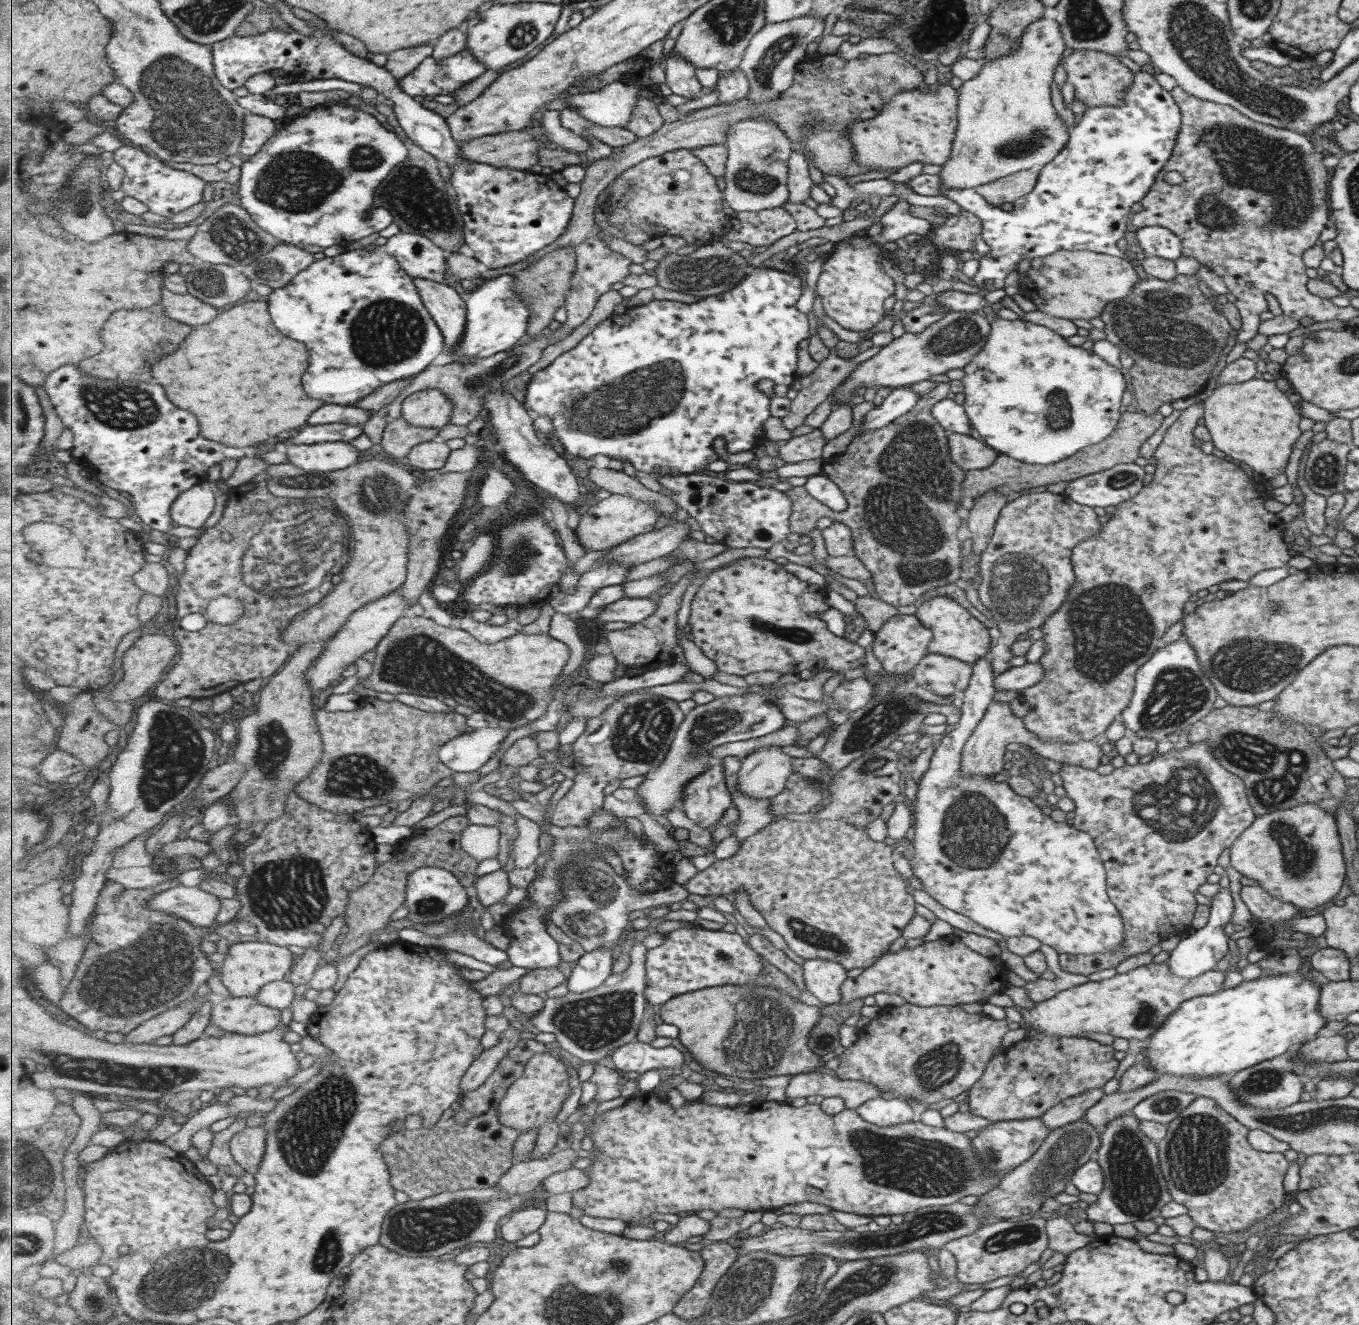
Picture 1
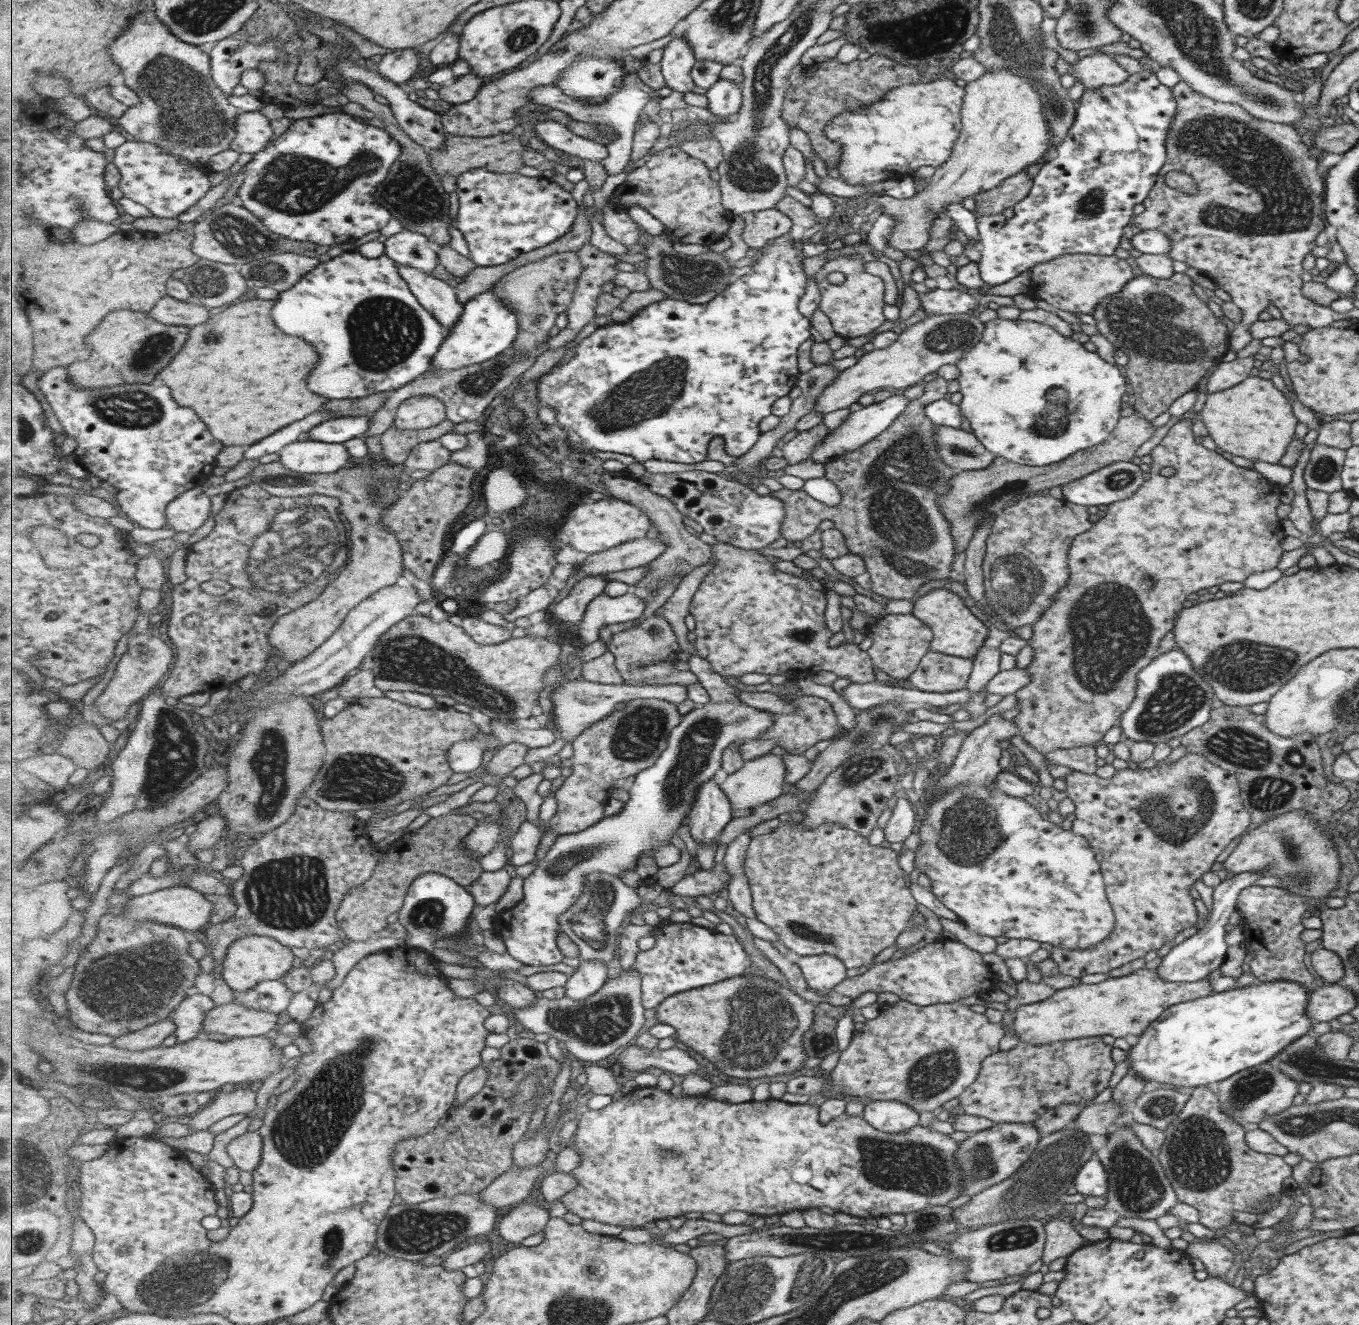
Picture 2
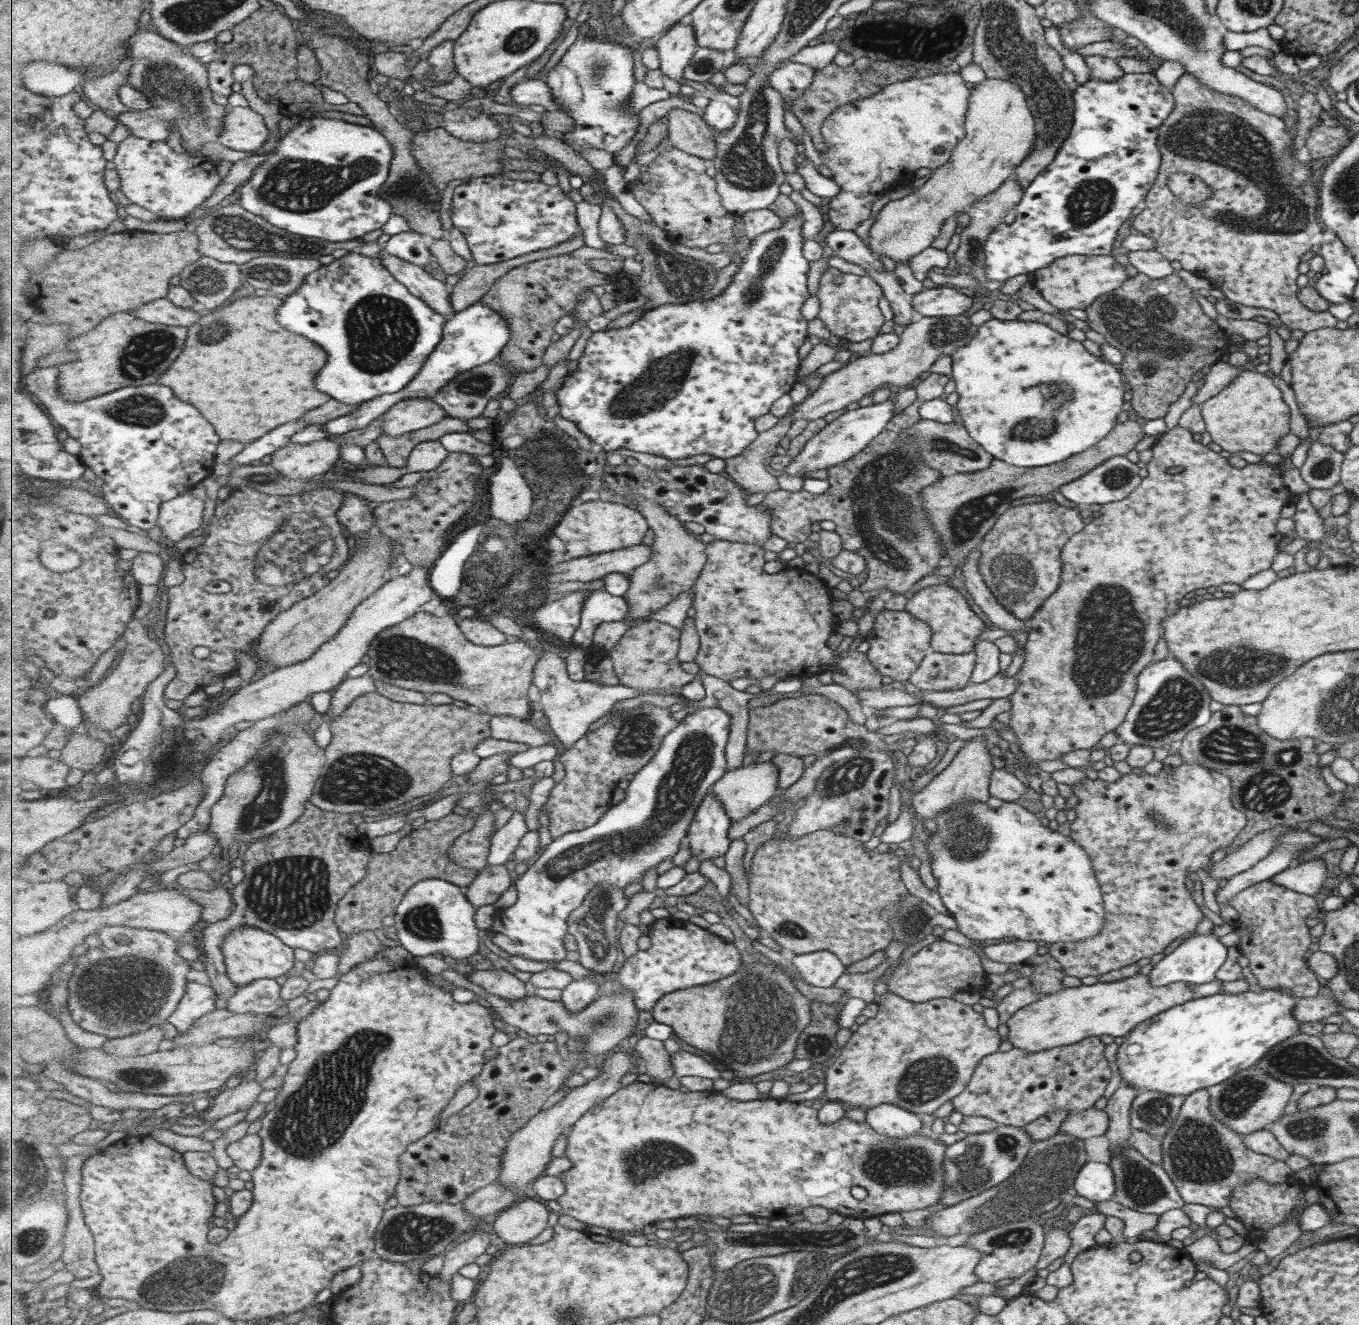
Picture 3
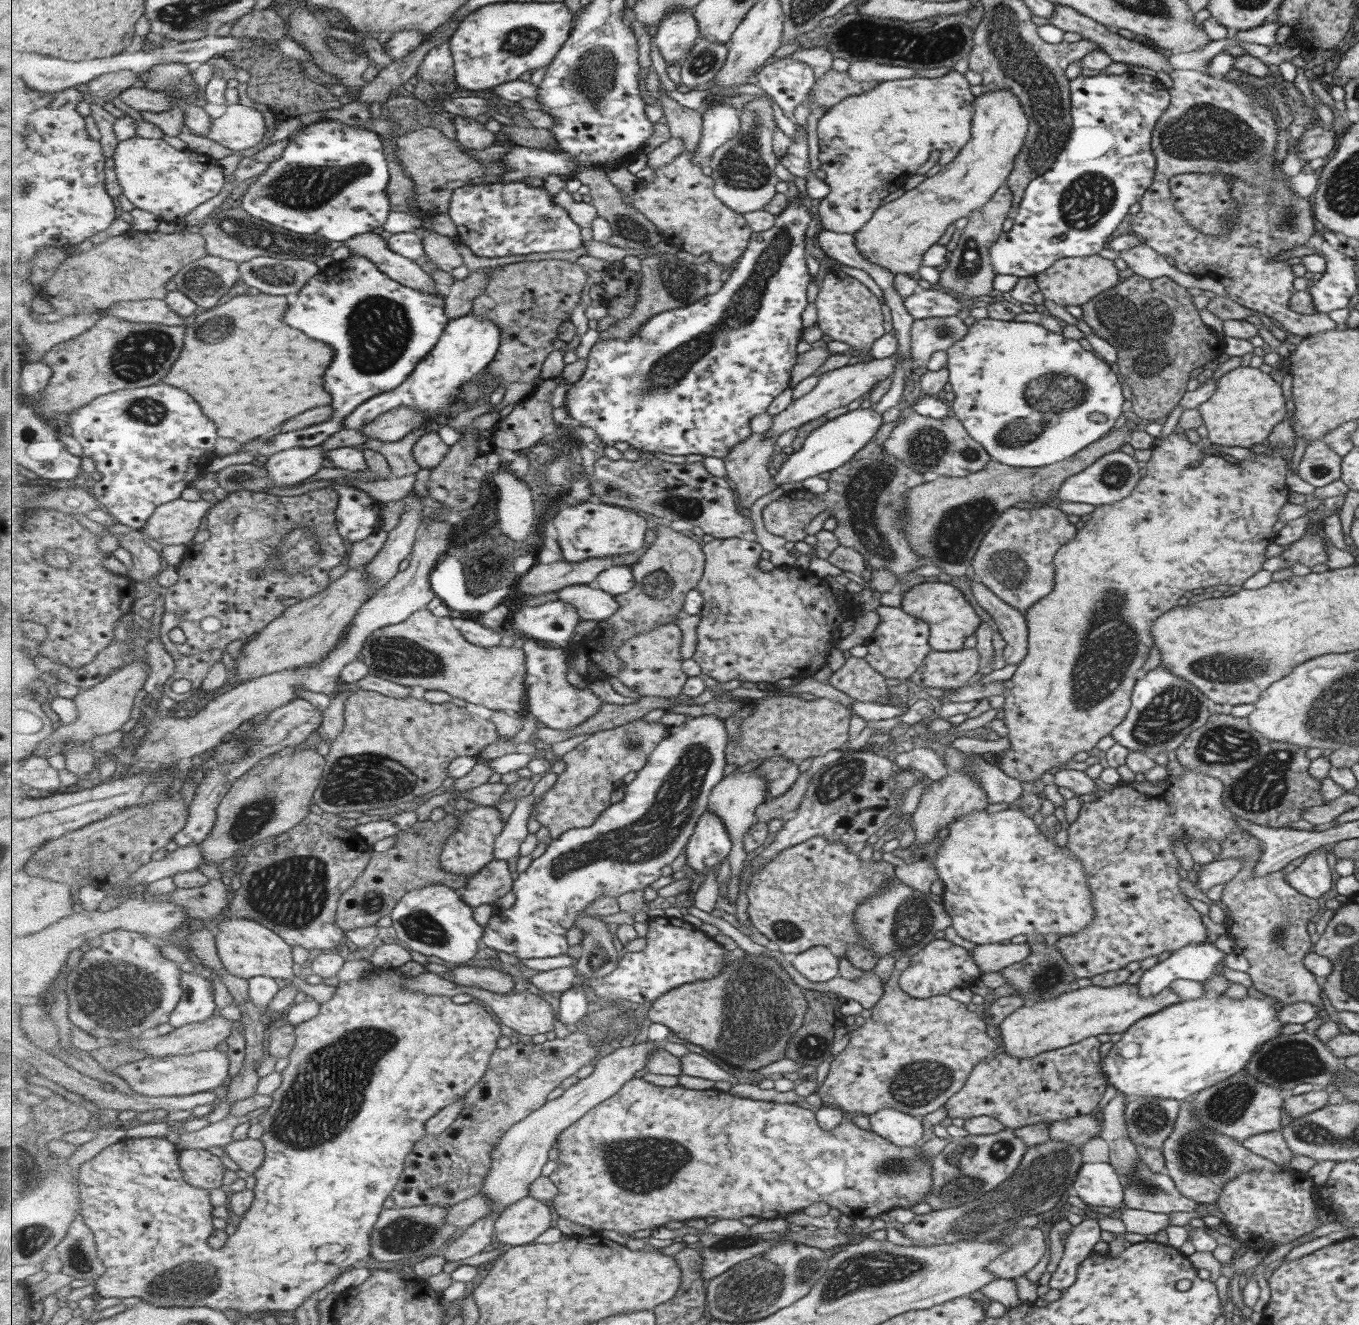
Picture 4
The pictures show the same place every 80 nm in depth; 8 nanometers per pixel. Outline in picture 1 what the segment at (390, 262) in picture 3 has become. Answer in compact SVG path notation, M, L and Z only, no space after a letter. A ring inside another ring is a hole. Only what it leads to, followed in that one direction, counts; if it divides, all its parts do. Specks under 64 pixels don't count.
M413 278L423 297L424 305L444 332L446 348L449 352L464 342L467 334L468 304L465 297L455 288L426 278Z

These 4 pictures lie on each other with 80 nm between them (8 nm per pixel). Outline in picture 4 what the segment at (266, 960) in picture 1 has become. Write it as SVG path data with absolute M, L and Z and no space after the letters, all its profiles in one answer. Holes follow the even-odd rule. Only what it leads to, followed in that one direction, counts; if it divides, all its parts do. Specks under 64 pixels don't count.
M230 918L218 924L216 934L218 953L226 970L250 981L255 976L292 979L293 976L293 947L273 929L251 919Z

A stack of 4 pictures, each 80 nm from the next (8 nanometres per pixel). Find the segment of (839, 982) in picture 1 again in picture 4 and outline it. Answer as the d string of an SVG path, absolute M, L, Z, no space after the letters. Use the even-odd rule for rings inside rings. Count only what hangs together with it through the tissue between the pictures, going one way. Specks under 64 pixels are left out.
M824 946L811 947L797 953L791 963L809 982L827 982L837 977L837 957Z

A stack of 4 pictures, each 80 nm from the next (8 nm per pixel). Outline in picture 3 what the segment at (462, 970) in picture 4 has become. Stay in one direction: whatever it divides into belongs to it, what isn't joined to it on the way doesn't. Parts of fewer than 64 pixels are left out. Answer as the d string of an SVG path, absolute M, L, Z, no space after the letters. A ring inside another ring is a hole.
M477 970L471 973L468 979L485 989L487 993L495 994L505 1000L525 1000L527 998L525 984L517 976L505 970Z

